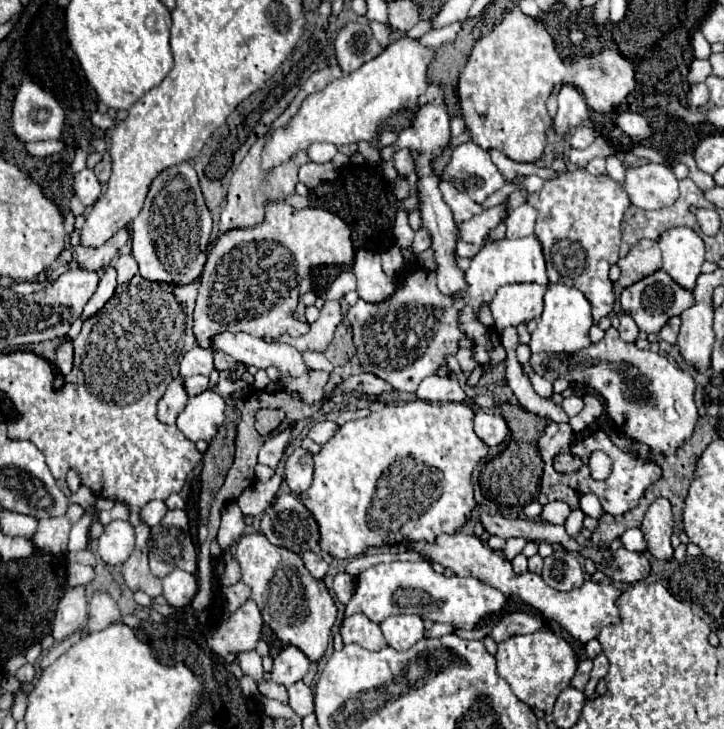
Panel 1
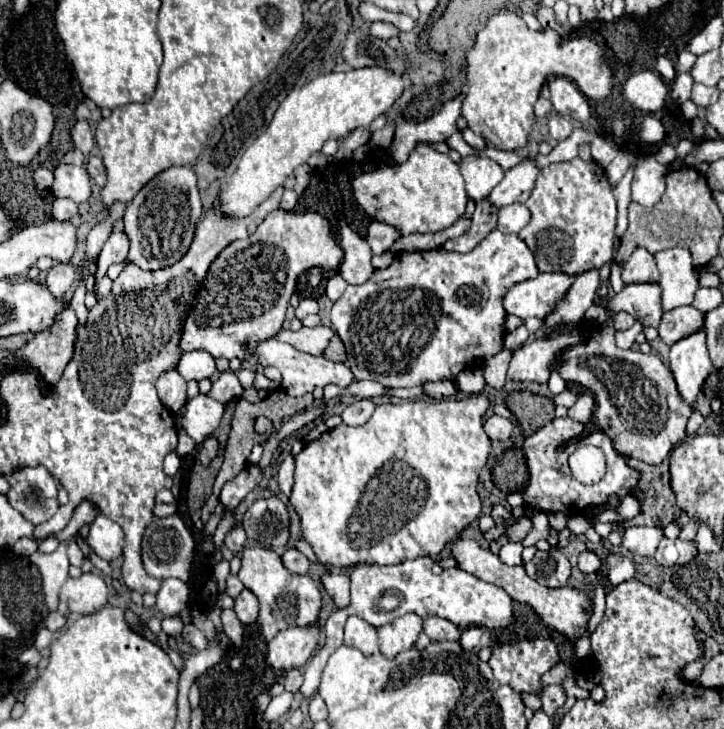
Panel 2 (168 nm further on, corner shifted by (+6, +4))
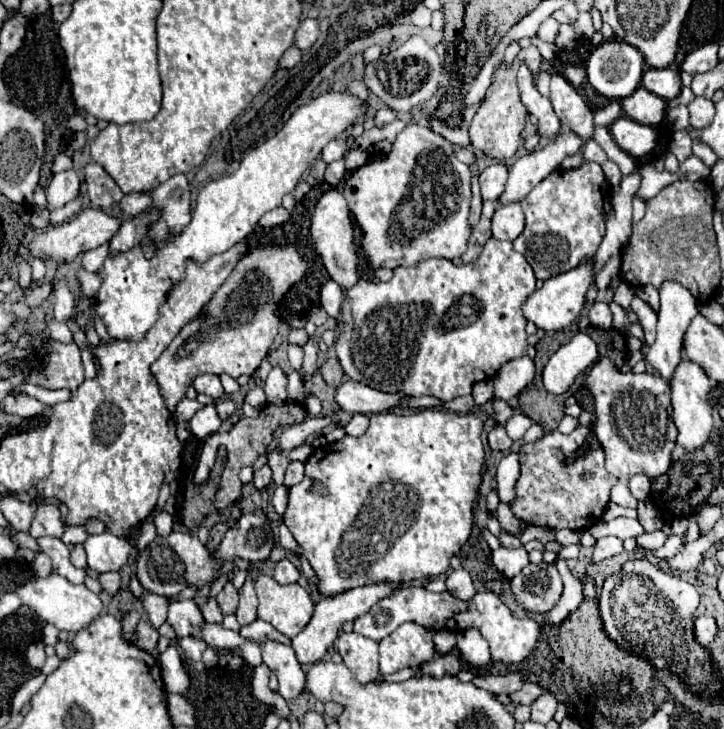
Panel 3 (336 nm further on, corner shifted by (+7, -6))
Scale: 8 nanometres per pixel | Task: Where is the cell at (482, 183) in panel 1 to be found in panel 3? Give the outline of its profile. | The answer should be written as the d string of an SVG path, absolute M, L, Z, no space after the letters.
M505 164L487 166L479 174L479 182L481 182L483 200L491 200L491 202L499 200L499 196L505 190L505 182L507 182L507 166Z

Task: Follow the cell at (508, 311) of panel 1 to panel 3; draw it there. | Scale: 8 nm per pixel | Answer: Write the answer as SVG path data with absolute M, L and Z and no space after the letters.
M591 256L583 264L579 264L577 268L545 280L543 288L535 290L533 296L523 304L525 318L535 322L535 326L541 330L561 330L565 326L571 326L577 320L577 316L581 314L581 308L585 306L587 290L595 284L597 274L593 270L593 264L595 264L595 258Z

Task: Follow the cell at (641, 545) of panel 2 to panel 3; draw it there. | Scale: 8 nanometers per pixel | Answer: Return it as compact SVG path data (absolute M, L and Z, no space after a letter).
M671 536L671 538L667 538L667 542L663 544L663 548L653 550L653 554L659 556L659 558L671 558L671 556L675 556L675 552L679 552L679 548L683 548L683 544L685 544L683 536Z

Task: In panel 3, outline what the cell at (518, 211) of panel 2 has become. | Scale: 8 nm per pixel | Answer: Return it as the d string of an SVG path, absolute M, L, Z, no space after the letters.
M519 202L497 206L493 214L493 224L491 224L493 238L515 240L523 232L523 226L525 226L525 216Z

